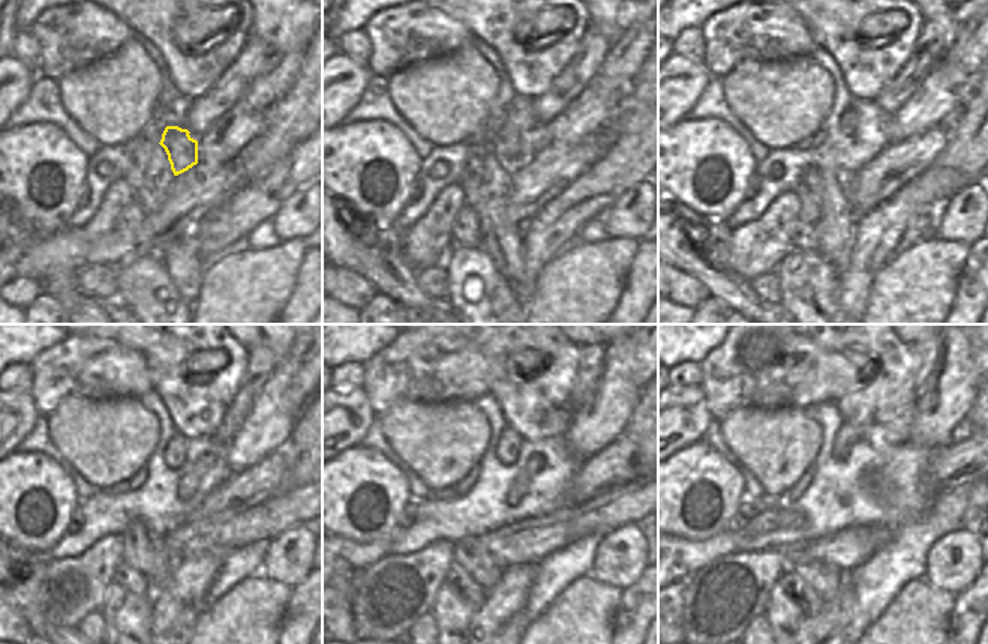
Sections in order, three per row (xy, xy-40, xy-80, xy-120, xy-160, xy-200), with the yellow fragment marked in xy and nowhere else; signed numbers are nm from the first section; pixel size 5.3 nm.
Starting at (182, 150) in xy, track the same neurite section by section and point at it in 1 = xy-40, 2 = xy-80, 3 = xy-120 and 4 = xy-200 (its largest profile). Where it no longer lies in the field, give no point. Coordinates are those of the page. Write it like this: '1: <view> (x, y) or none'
1: xy-40 (508, 149)
2: xy-80 (849, 119)
3: xy-120 (176, 449)
4: xy-200 (846, 436)

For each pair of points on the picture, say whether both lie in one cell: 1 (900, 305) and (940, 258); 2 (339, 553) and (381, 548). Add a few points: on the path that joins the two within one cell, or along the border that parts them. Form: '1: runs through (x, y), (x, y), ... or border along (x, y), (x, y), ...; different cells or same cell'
1: runs through (912, 293), (928, 270); same cell
2: runs through (350, 553), (371, 553); same cell

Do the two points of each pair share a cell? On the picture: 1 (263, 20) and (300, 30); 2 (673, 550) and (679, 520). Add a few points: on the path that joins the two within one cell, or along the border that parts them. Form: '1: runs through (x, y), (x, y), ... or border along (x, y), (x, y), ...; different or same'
1: runs through (272, 20), (285, 20), (291, 26); same
2: border along (673, 535), (688, 539), (708, 539), (712, 536); different

